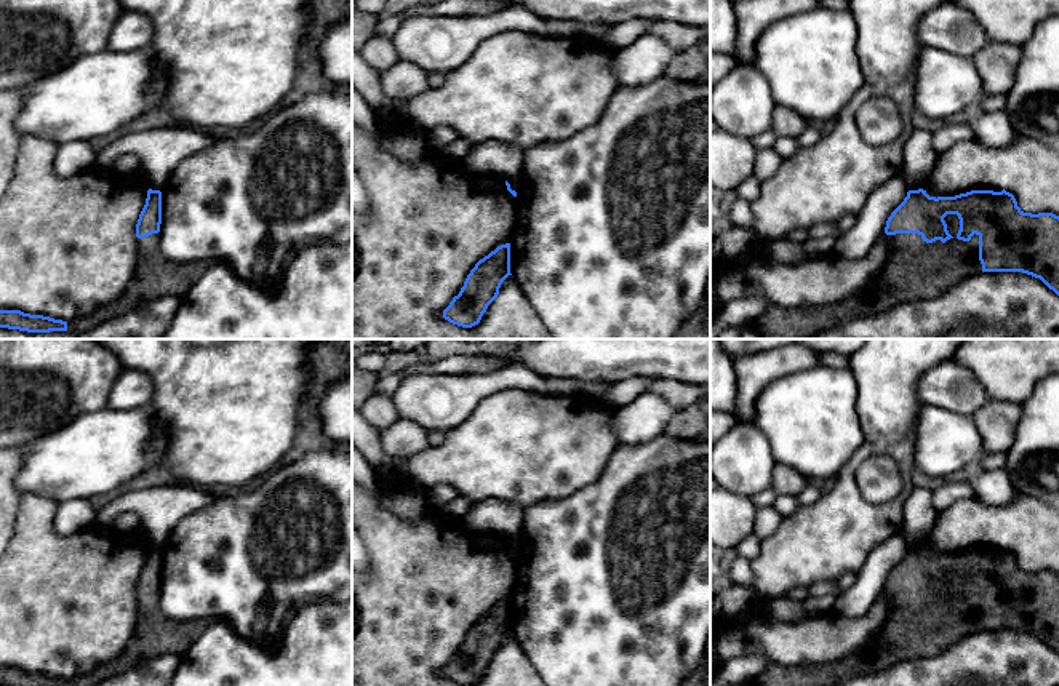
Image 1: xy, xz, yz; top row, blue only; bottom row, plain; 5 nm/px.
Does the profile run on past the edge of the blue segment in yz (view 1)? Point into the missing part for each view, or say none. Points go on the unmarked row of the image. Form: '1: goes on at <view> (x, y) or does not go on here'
1: goes on at yz (915, 629)

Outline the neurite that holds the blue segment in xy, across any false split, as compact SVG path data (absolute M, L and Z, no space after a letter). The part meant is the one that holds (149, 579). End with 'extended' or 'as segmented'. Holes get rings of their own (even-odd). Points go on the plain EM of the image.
M147 548L146 563L136 582L138 624L120 656L99 665L91 673L62 680L21 668L0 668L0 686L96 686L125 670L163 654L182 657L194 641L206 630L206 620L173 620L158 603L162 582L162 550Z; extended

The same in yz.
M909 548L904 560L891 571L886 579L885 592L889 596L891 611L886 628L873 636L859 652L846 656L837 662L822 665L781 667L769 664L763 668L752 686L835 686L851 678L883 672L901 660L918 657L934 657L950 644L982 630L1022 630L1040 636L1059 654L1059 574L1053 571L1024 571L1013 552L993 548L971 548L955 555L929 555L926 548ZM957 572L960 588L953 596L944 576Z; extended

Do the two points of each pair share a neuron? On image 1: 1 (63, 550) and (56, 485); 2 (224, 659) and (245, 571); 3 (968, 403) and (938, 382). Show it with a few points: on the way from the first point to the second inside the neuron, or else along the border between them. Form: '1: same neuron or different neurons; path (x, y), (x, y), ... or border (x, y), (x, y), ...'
1: different neurons; border (24, 493), (47, 496), (59, 502)
2: different neurons; border (210, 621), (224, 621), (242, 637), (264, 648)
3: same neuron; path (960, 395), (951, 386), (946, 386)

